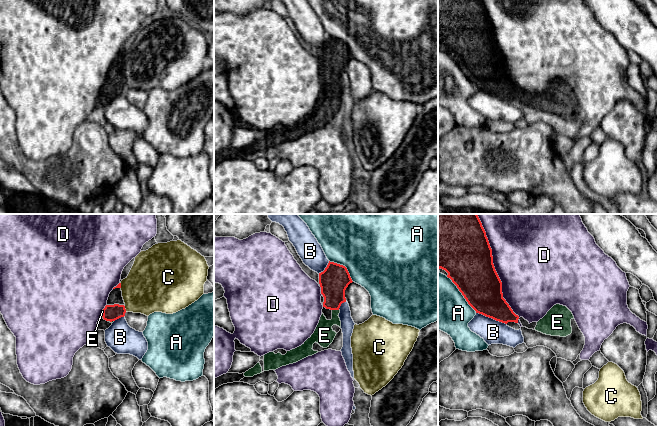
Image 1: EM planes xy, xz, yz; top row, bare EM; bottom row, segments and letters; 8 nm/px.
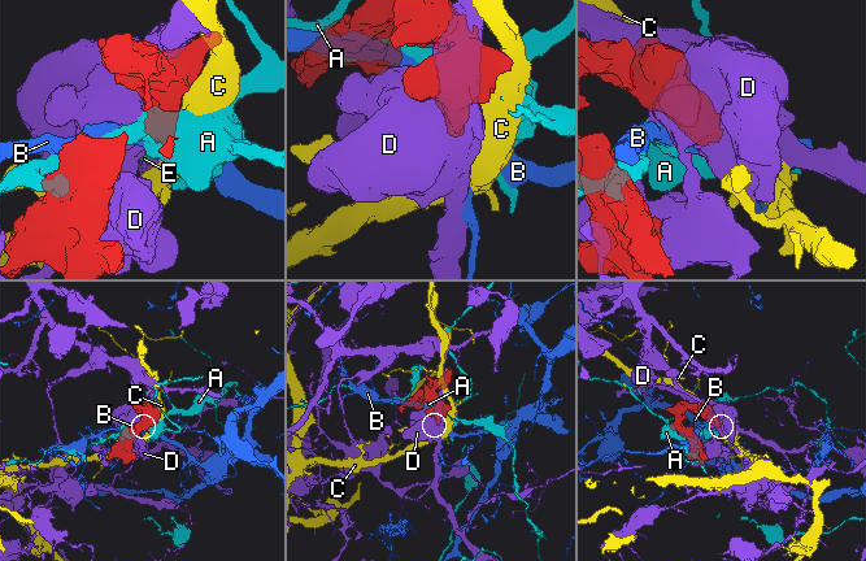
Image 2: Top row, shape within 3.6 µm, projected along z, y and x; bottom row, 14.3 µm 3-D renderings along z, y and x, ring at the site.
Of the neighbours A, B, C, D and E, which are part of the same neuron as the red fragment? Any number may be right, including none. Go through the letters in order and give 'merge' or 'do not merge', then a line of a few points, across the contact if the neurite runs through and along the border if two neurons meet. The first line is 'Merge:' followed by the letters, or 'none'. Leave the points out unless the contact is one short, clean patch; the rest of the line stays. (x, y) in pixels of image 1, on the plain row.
Merge: E
A: do not merge
B: do not merge
C: do not merge
D: do not merge
E: merge; line xz (334, 56), (335, 85), (324, 111)

